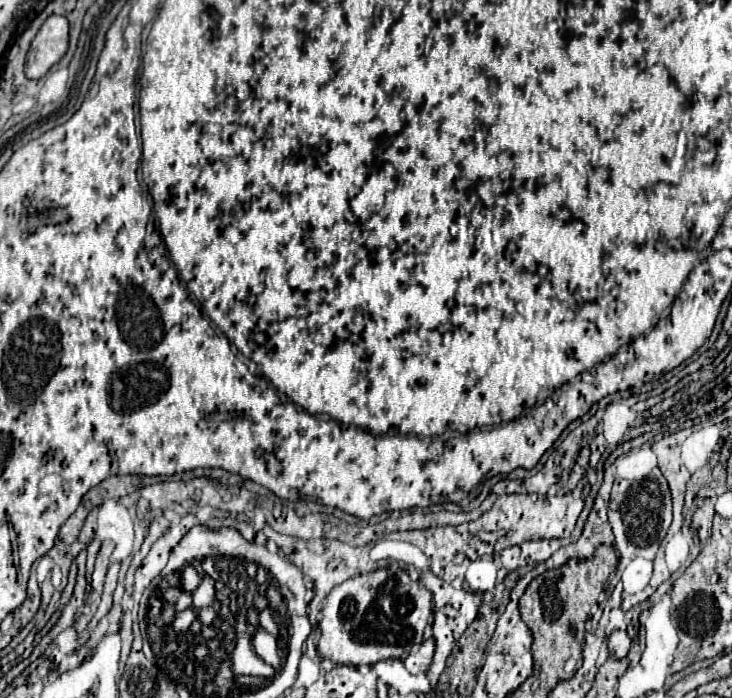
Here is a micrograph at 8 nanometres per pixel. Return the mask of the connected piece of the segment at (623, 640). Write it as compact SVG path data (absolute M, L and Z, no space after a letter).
M616 630L608 636L608 650L612 658L624 658L628 654L628 648L630 648L630 638L626 632Z

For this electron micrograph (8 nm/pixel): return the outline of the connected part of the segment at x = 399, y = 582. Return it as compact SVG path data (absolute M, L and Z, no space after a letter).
M380 568L356 578L350 578L338 584L324 600L322 620L320 620L320 642L318 654L336 664L376 664L386 658L404 658L410 654L414 646L422 644L422 632L428 626L434 614L432 594L420 586L418 580L410 580L410 576L402 568Z

